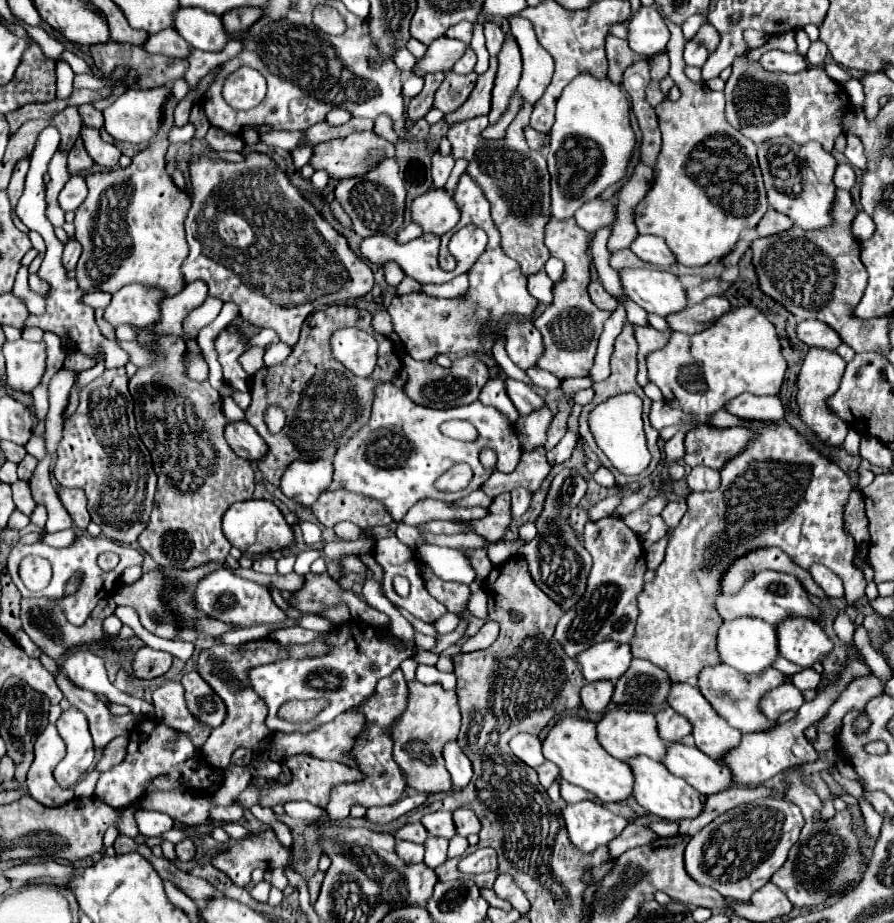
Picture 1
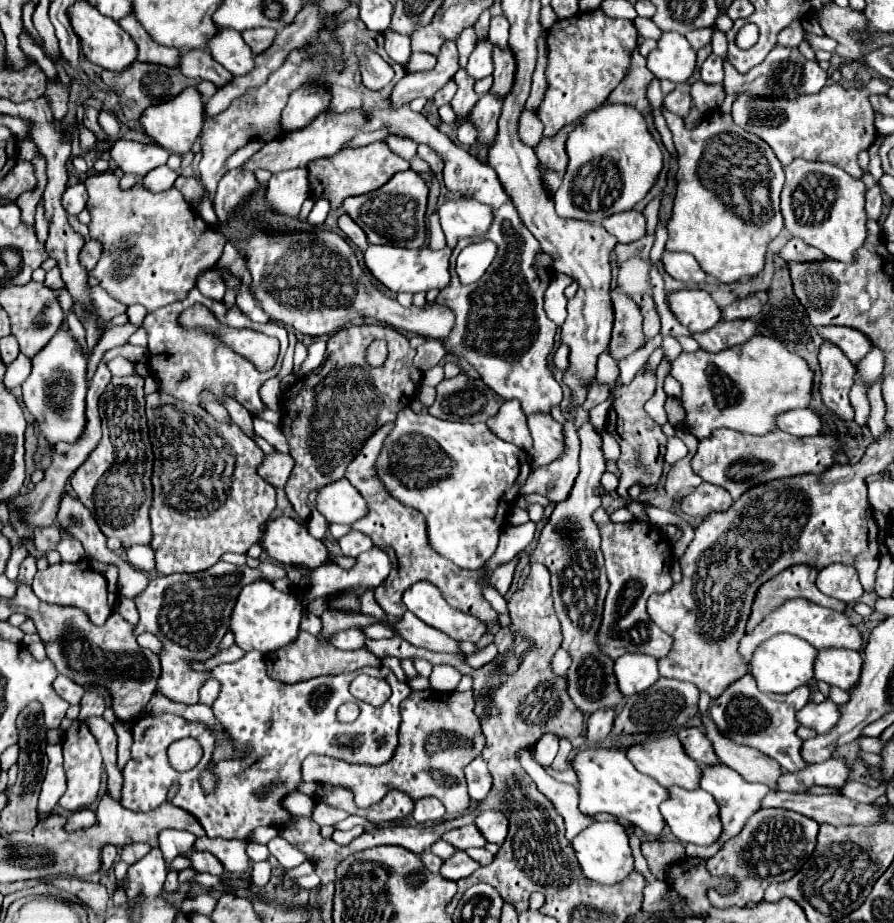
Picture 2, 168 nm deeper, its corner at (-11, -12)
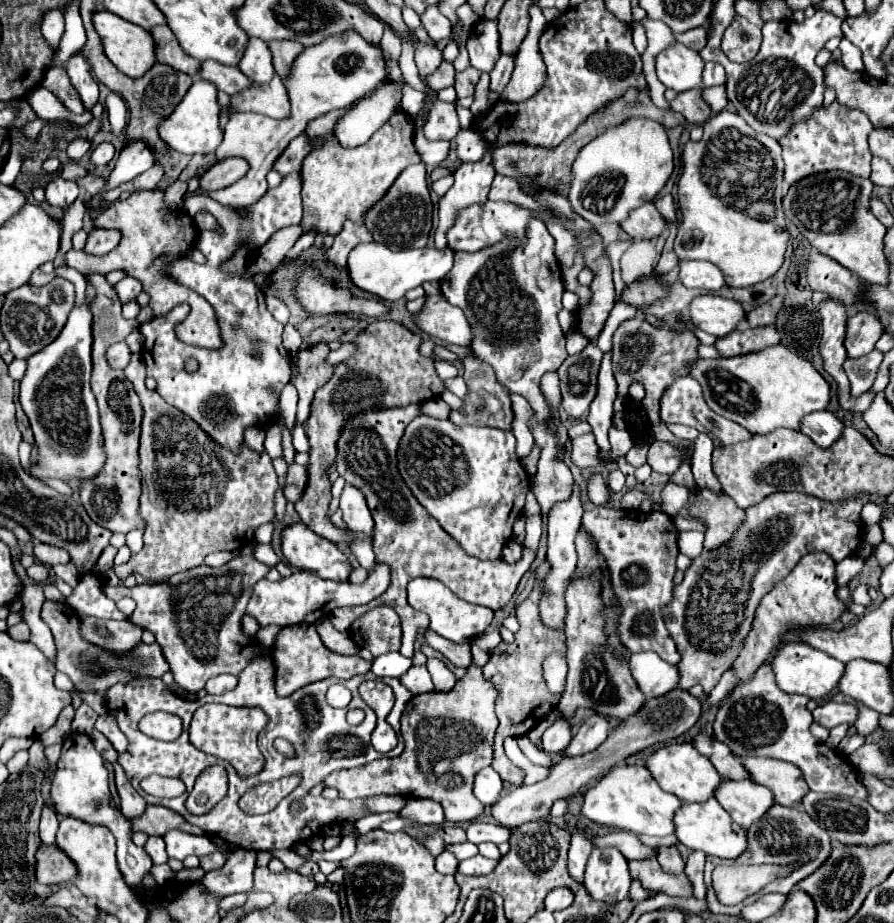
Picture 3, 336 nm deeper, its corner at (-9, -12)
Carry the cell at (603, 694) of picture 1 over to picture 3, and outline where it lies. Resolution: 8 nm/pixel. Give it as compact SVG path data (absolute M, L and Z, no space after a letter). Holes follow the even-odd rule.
M596 713L592 717L588 717L580 725L572 743L568 745L566 757L576 757L576 755L584 755L584 753L594 751L596 747L600 747L604 743L604 739L608 737L608 731L610 731L610 723L604 715Z

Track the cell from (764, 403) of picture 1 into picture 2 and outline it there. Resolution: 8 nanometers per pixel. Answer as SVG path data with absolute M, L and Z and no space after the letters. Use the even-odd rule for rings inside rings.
M794 409L786 411L778 417L778 429L794 435L794 437L808 437L808 435L820 435L822 421L820 417L810 409Z

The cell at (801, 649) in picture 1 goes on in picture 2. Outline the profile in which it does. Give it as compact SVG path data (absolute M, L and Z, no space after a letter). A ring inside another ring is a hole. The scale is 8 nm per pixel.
M826 649L818 653L814 671L818 681L850 693L862 671L862 655L850 649Z

